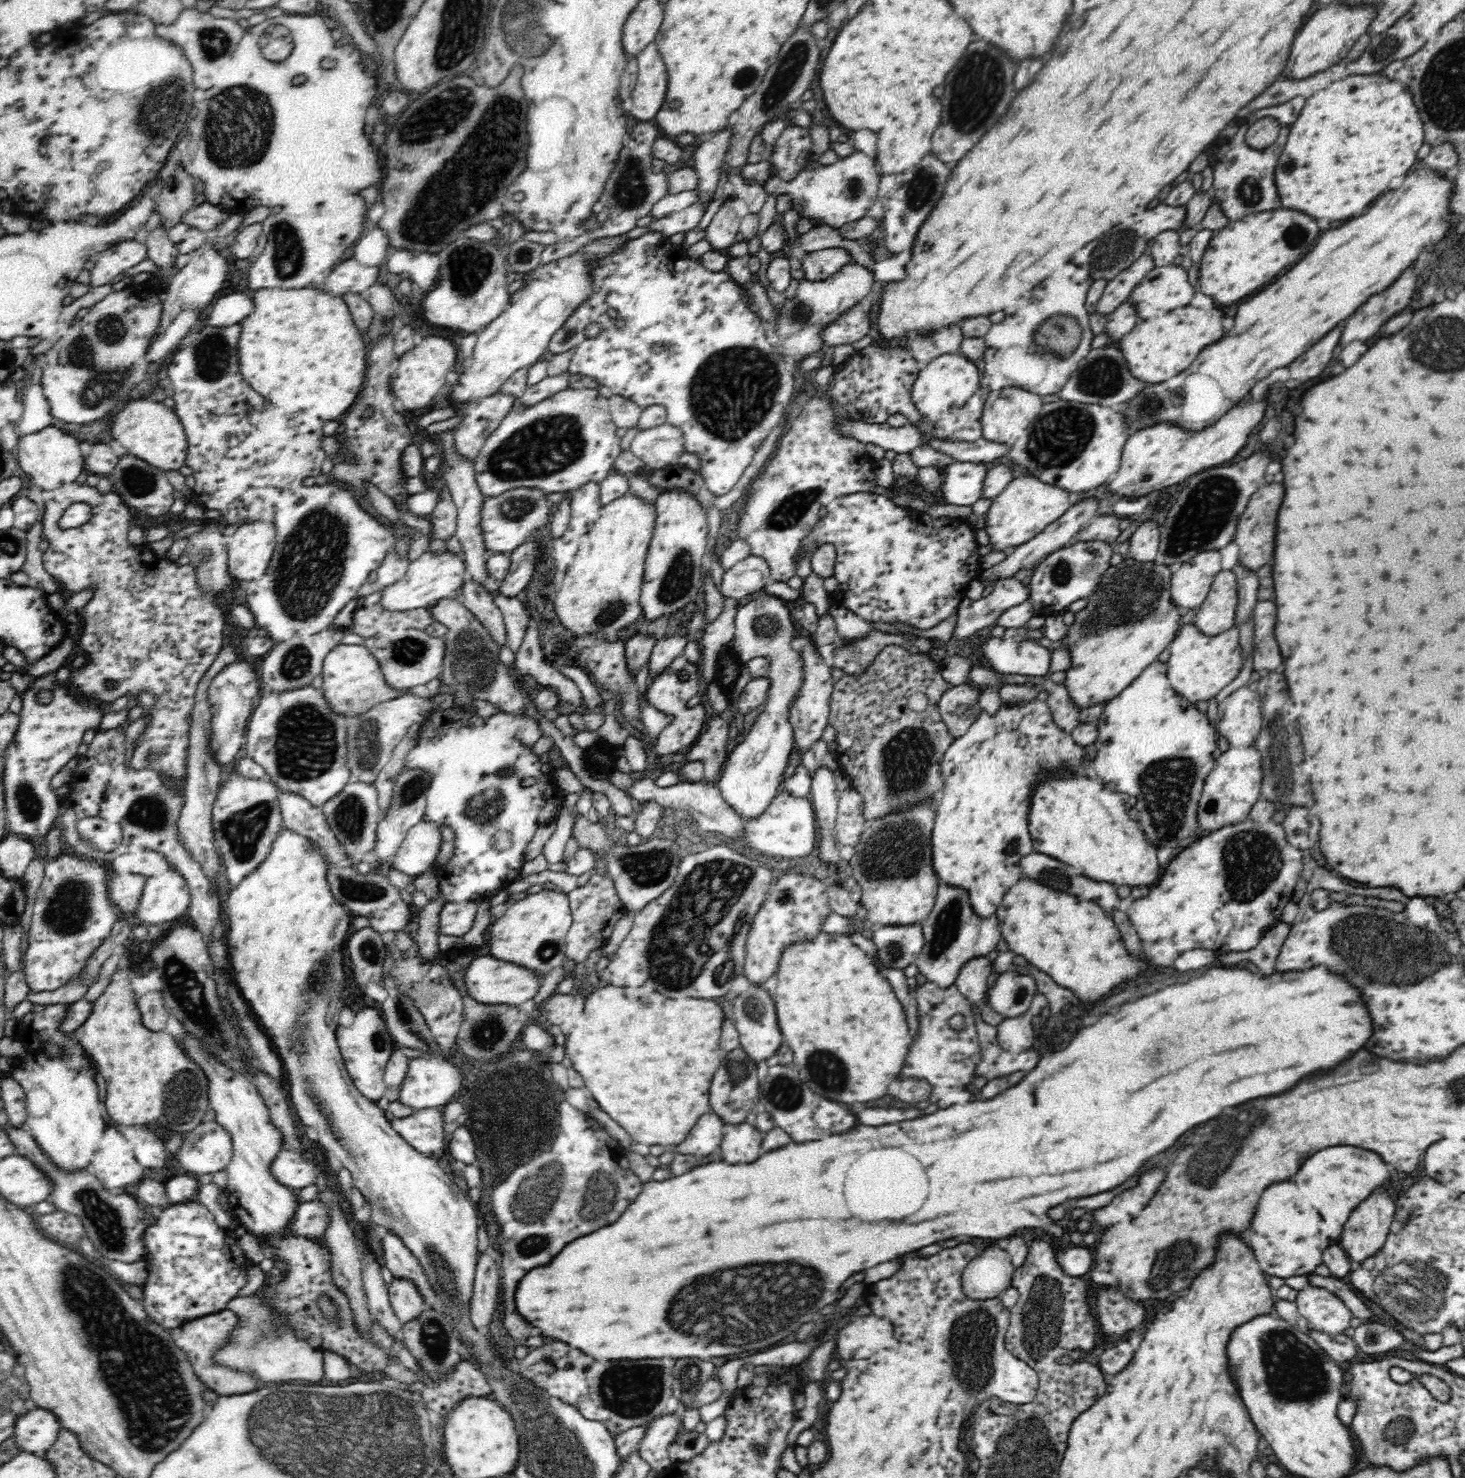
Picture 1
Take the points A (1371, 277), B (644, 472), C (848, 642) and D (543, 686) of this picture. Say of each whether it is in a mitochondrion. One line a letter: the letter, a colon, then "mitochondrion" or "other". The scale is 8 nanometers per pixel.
A: other
B: other
C: other
D: other

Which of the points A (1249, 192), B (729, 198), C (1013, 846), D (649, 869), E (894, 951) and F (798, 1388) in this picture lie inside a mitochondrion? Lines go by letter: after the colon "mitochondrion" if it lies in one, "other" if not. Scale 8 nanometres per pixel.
A: mitochondrion
B: other
C: mitochondrion
D: mitochondrion
E: mitochondrion
F: other

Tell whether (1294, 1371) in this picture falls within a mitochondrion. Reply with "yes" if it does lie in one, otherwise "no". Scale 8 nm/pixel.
yes

